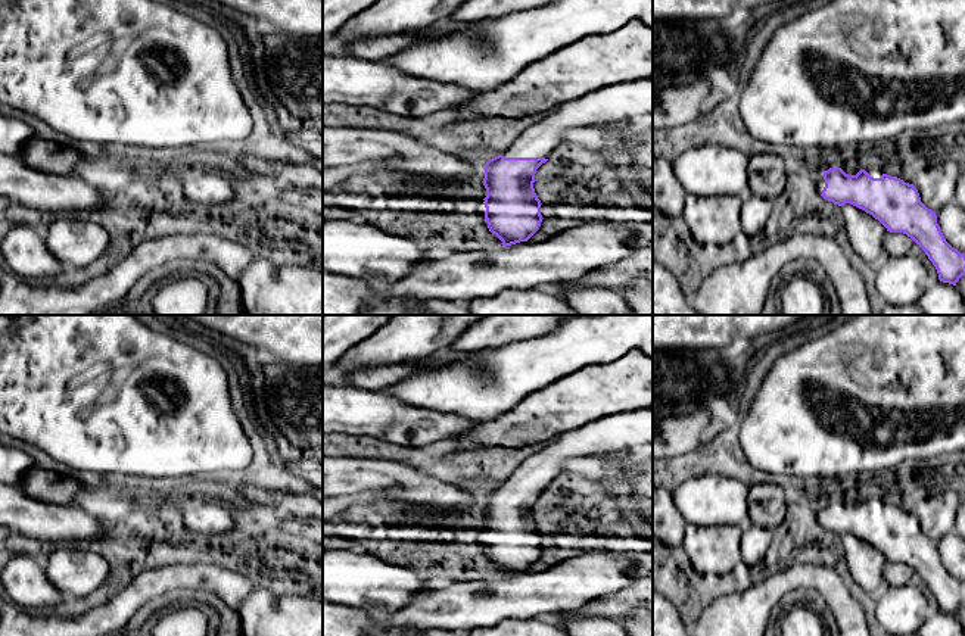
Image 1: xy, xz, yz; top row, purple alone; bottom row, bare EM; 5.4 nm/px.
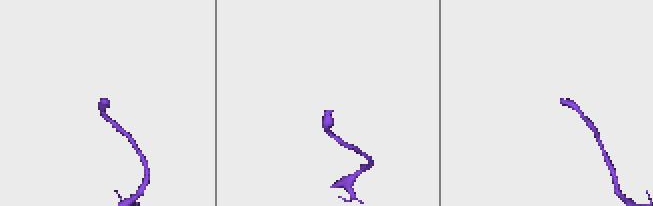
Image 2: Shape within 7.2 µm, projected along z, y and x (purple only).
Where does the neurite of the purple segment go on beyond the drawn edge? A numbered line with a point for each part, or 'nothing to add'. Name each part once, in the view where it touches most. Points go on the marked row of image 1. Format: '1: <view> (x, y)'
1: xz (620, 102)

